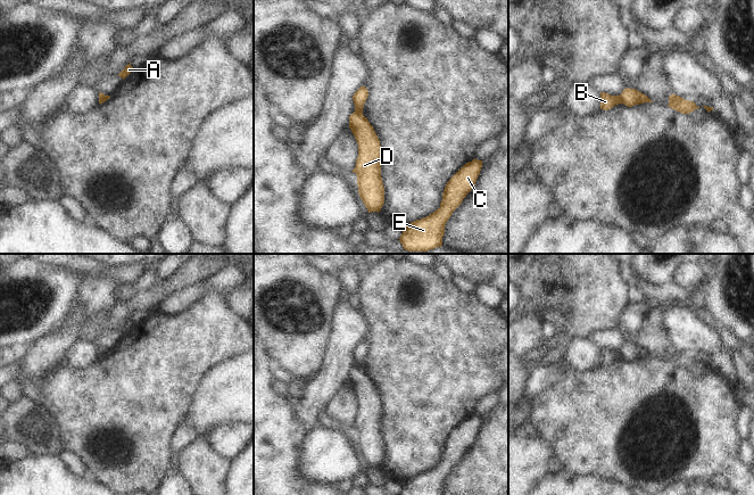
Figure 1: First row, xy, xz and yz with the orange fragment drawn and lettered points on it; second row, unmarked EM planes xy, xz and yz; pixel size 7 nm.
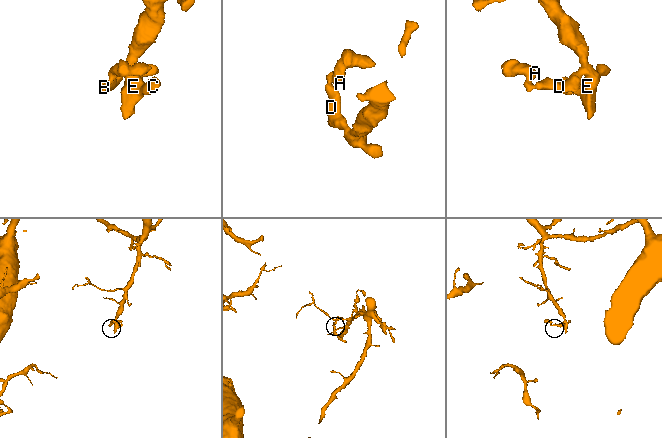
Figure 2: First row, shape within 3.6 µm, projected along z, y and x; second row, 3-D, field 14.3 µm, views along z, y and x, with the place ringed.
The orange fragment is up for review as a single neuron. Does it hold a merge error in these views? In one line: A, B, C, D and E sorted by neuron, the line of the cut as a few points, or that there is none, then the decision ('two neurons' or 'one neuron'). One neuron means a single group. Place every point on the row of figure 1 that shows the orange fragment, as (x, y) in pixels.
A B / C D E | xz (355, 110), (362, 114) | two neurons

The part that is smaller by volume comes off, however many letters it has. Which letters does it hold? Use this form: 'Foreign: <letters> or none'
Foreign: A, B

